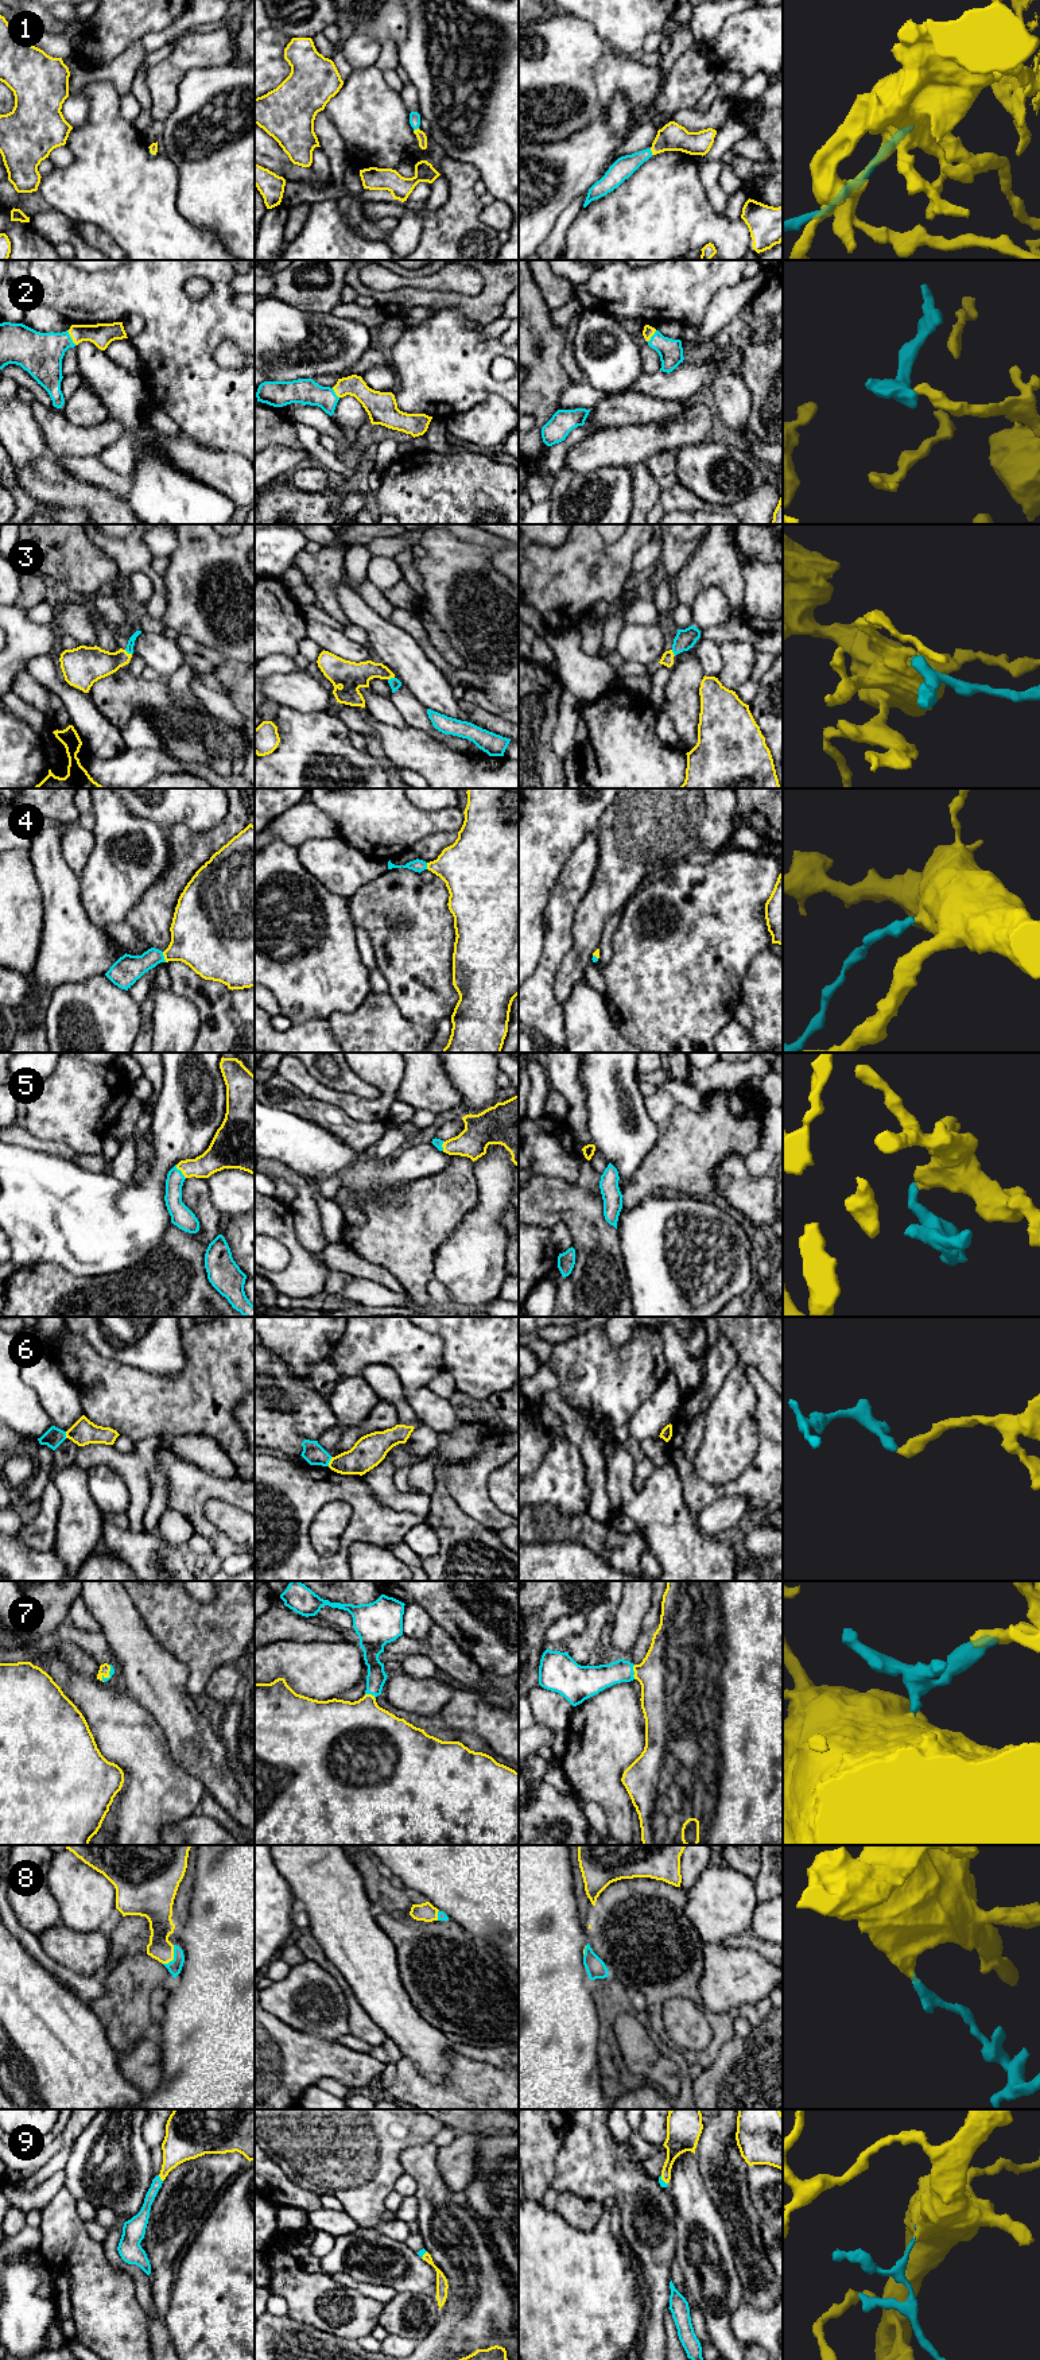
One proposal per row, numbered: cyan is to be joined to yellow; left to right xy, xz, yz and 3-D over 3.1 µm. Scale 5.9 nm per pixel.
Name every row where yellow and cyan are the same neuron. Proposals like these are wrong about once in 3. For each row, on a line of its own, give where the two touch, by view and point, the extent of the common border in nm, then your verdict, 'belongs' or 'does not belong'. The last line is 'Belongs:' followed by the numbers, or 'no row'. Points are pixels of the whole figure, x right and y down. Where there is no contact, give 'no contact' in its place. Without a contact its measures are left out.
1: meets yellow in yz at (651, 150); contact 40 nm long; belongs
2: meets yellow in xy at (70, 336); contact 110 nm long; belongs
3: meets yellow in xy at (127, 653); contact 50 nm long; belongs
4: meets yellow in xy at (165, 957); contact 70 nm long; belongs
5: meets yellow in xy at (181, 1170); contact 110 nm long; belongs
6: meets yellow in xz at (330, 1461); contact 60 nm long; does not belong
7: meets yellow in yz at (633, 1670); contact 90 nm long; belongs
8: meets yellow in xy at (173, 1957); contact 140 nm long; belongs
9: meets yellow in xy at (160, 2178); contact 50 nm long; belongs
Belongs: 1, 2, 3, 4, 5, 7, 8, 9

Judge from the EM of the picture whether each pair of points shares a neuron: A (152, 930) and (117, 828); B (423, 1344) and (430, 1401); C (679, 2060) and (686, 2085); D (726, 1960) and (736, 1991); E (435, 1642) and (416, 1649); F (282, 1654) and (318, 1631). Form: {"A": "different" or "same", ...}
{"A": "different", "B": "different", "C": "same", "D": "same", "E": "same", "F": "different"}

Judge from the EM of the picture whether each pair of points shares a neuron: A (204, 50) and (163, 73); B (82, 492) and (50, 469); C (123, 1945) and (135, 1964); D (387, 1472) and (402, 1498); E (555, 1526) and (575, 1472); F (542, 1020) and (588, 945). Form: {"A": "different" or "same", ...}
{"A": "same", "B": "same", "C": "different", "D": "same", "E": "different", "F": "different"}

